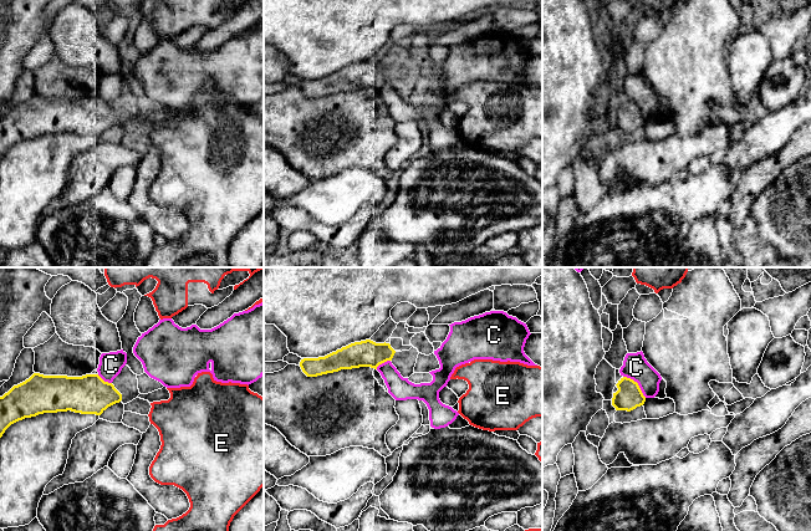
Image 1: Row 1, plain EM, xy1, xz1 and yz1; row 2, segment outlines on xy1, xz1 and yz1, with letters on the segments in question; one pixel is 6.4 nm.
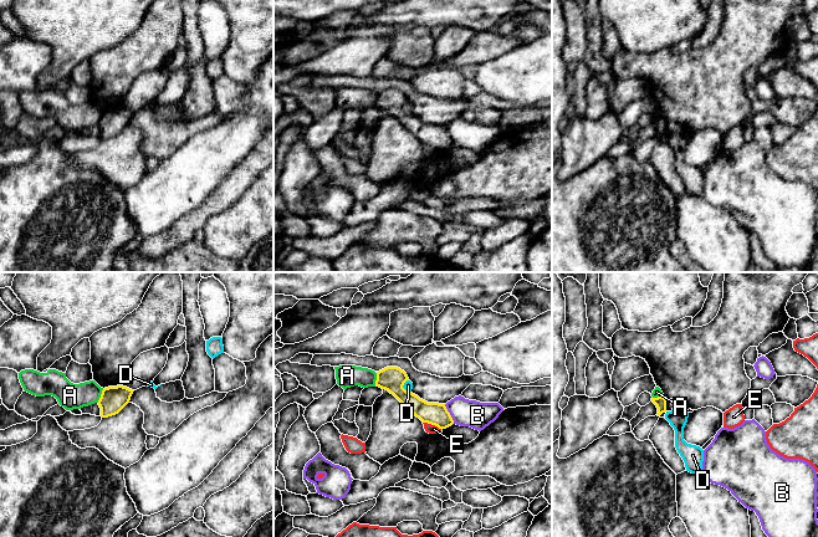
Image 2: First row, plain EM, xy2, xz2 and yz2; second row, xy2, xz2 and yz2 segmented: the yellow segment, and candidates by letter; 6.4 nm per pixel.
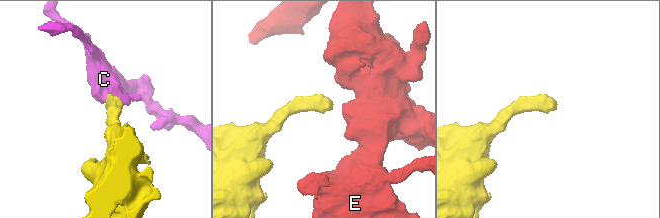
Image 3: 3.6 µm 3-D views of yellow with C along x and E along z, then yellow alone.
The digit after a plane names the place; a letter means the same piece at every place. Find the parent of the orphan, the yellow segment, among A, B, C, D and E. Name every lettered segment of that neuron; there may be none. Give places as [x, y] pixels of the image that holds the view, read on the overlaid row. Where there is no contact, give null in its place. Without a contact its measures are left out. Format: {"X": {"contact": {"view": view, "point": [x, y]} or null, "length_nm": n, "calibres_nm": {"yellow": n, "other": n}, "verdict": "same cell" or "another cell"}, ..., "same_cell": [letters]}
{"A": {"contact": {"view": "xy2", "point": [101, 395]}, "length_nm": 100, "calibres_nm": {"yellow": 170, "other": 170}, "verdict": "another cell"}, "B": {"contact": {"view": "xz2", "point": [449, 414]}, "length_nm": 140, "calibres_nm": {"yellow": 150, "other": 180}, "verdict": "another cell"}, "C": {"contact": {"view": "yz1", "point": [637, 383]}, "length_nm": 200, "calibres_nm": {"yellow": 170, "other": 160}, "verdict": "another cell"}, "D": {"contact": {"view": "xz2", "point": [402, 387]}, "length_nm": 90, "calibres_nm": {"yellow": 160, "other": 60}, "verdict": "another cell"}, "E": {"contact": {"view": "xz2", "point": [433, 424]}, "length_nm": 140, "calibres_nm": {"yellow": 150, "other": 60}, "verdict": "another cell"}, "same_cell": []}

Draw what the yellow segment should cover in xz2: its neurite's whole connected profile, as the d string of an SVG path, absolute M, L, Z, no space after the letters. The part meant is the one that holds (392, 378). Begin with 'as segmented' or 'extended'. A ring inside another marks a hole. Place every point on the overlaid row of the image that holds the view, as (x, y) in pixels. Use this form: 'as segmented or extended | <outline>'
as segmented | M387 367L377 373L375 385L388 390L403 405L405 405L423 423L446 429L454 424L445 404L428 403L411 392L407 392L403 385L409 380L407 373L398 367Z

